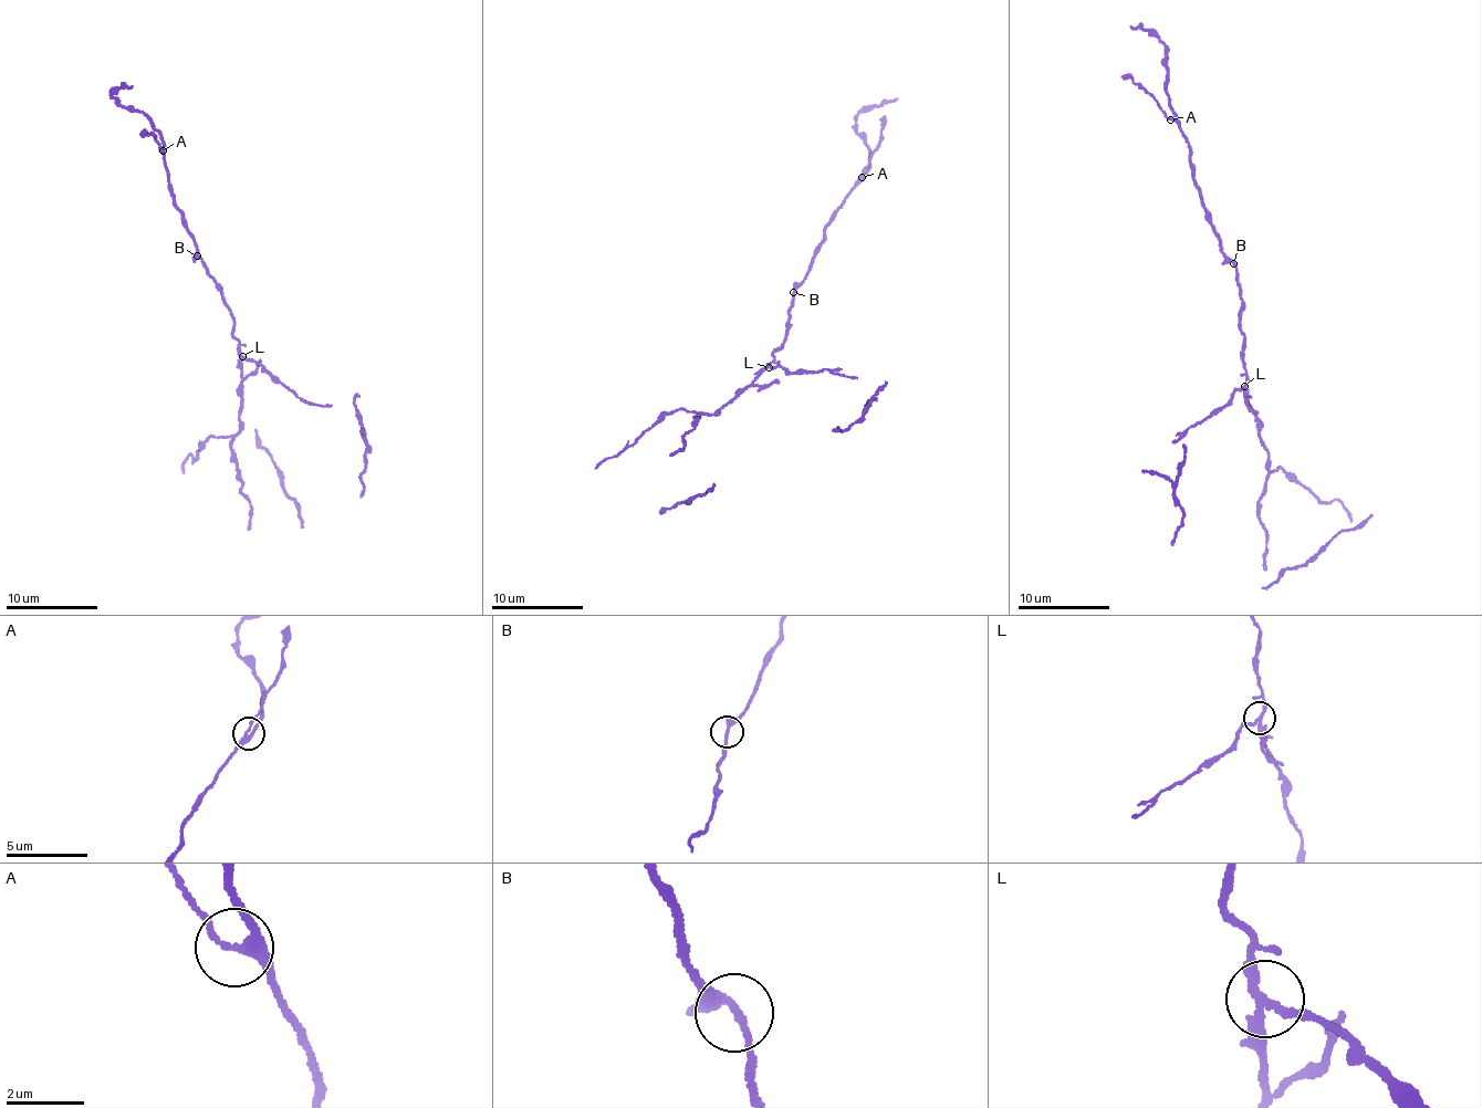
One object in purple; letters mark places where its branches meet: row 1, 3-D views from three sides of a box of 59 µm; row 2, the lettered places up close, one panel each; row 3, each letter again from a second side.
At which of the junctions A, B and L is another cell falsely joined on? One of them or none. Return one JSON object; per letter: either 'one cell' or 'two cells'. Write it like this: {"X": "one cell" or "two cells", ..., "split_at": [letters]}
{"A": "one cell", "B": "one cell", "L": "two cells", "split_at": ["L"]}

